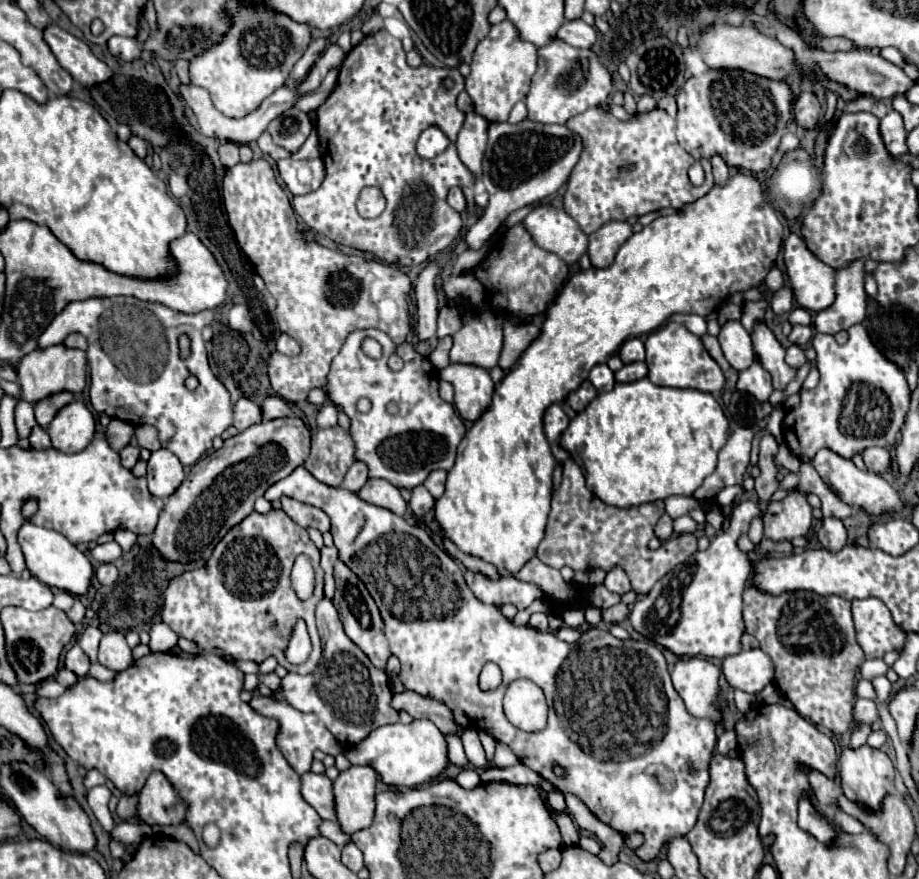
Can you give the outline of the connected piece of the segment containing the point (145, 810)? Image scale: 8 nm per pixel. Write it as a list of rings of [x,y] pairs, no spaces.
[[[154,771],[140,797],[138,797],[138,819],[146,825],[182,825],[186,821],[186,803],[166,779],[164,773]]]

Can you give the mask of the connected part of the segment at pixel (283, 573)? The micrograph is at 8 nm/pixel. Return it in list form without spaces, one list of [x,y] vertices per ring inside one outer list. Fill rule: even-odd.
[[[274,507],[266,515],[252,511],[252,515],[244,519],[244,523],[238,523],[236,527],[232,527],[232,531],[228,531],[228,535],[216,545],[216,551],[212,553],[212,557],[202,569],[188,571],[180,579],[172,579],[172,583],[168,585],[164,593],[162,621],[170,625],[180,637],[196,641],[202,651],[210,651],[216,655],[220,651],[228,651],[236,659],[248,659],[254,663],[262,663],[268,655],[276,655],[282,667],[286,667],[292,673],[306,675],[306,673],[312,673],[320,661],[320,637],[316,631],[314,611],[316,611],[316,605],[322,601],[322,597],[324,597],[324,571],[320,567],[320,551],[310,541],[306,529],[292,523],[292,519],[288,519],[288,515],[280,511],[280,507]],[[300,553],[310,555],[312,565],[316,569],[316,591],[306,603],[302,603],[296,597],[290,585],[290,569],[292,569],[294,559]],[[298,619],[306,621],[314,649],[312,649],[310,659],[304,665],[290,665],[284,657],[284,651]]]

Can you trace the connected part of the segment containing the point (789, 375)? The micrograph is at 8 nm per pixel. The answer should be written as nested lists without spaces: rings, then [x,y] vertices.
[[[758,321],[752,331],[752,343],[756,361],[772,375],[772,385],[775,390],[784,390],[794,379],[797,370],[785,362],[786,350],[774,333],[766,327],[764,321]]]

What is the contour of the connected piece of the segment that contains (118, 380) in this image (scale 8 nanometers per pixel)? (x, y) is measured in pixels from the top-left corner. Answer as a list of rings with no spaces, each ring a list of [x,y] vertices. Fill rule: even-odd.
[[[118,296],[101,299],[92,297],[66,305],[64,311],[56,315],[54,321],[48,325],[48,329],[40,335],[38,347],[58,345],[60,341],[64,341],[64,333],[76,331],[82,333],[84,337],[92,337],[94,333],[94,343],[92,339],[88,339],[90,399],[94,409],[98,413],[110,415],[112,419],[122,419],[128,423],[134,421],[134,425],[152,423],[154,427],[158,427],[162,447],[178,455],[178,459],[184,465],[194,465],[200,457],[204,457],[212,449],[212,439],[216,435],[222,435],[222,431],[232,425],[230,393],[210,369],[202,339],[202,329],[204,325],[210,325],[212,319],[214,319],[212,311],[184,315],[160,303],[148,303],[136,297]],[[166,327],[168,327],[168,339],[166,339]],[[180,335],[188,335],[192,341],[190,355],[184,359],[180,357],[178,347]],[[170,347],[172,347],[172,359],[170,359]],[[190,375],[198,379],[198,387],[194,391],[190,391],[184,385],[186,377]]]

